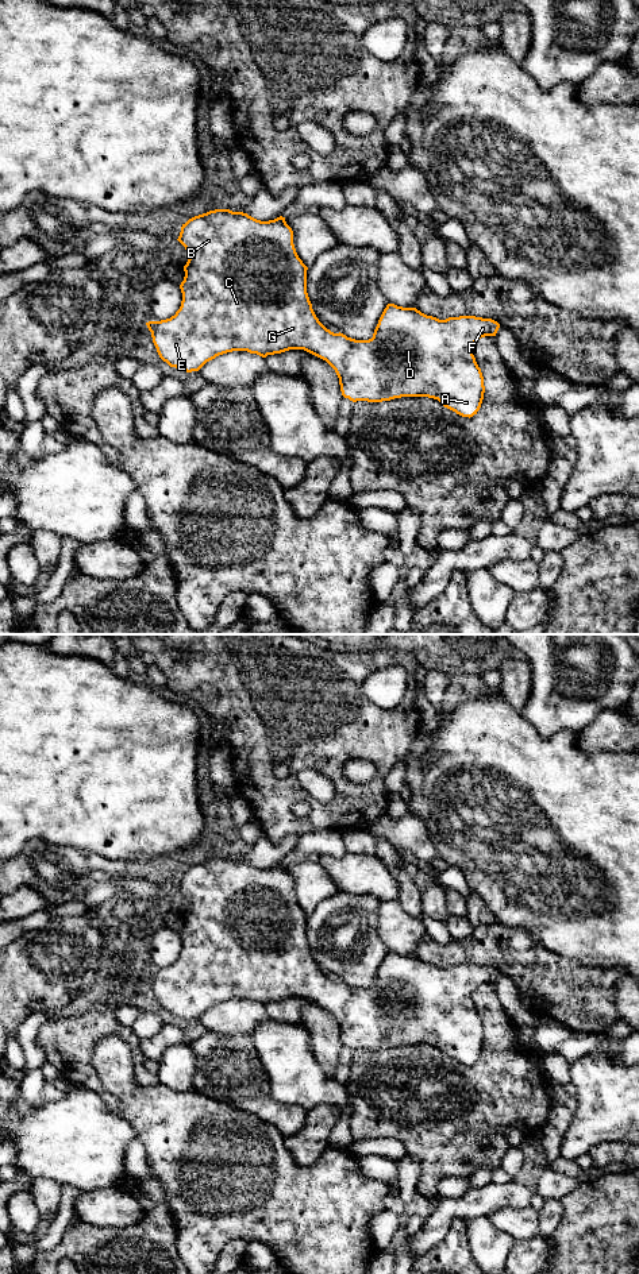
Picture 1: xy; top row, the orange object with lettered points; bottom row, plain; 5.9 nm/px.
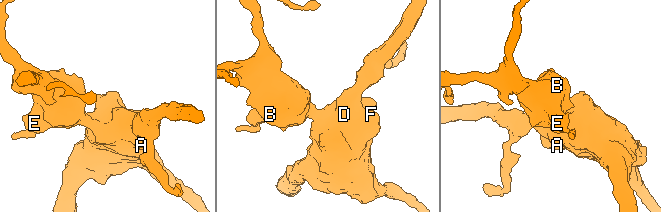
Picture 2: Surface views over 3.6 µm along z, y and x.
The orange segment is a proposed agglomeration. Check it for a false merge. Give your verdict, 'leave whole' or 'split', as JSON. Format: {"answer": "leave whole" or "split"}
{"answer": "leave whole"}

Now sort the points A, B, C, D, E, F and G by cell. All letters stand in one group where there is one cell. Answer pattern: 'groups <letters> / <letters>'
groups A B C D E F G

